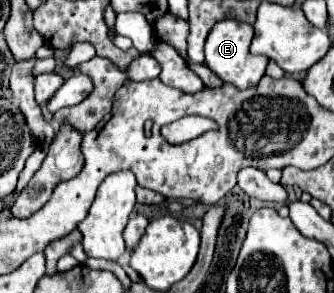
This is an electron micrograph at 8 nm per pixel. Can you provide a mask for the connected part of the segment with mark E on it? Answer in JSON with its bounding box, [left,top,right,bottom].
[205,19,285,89]

